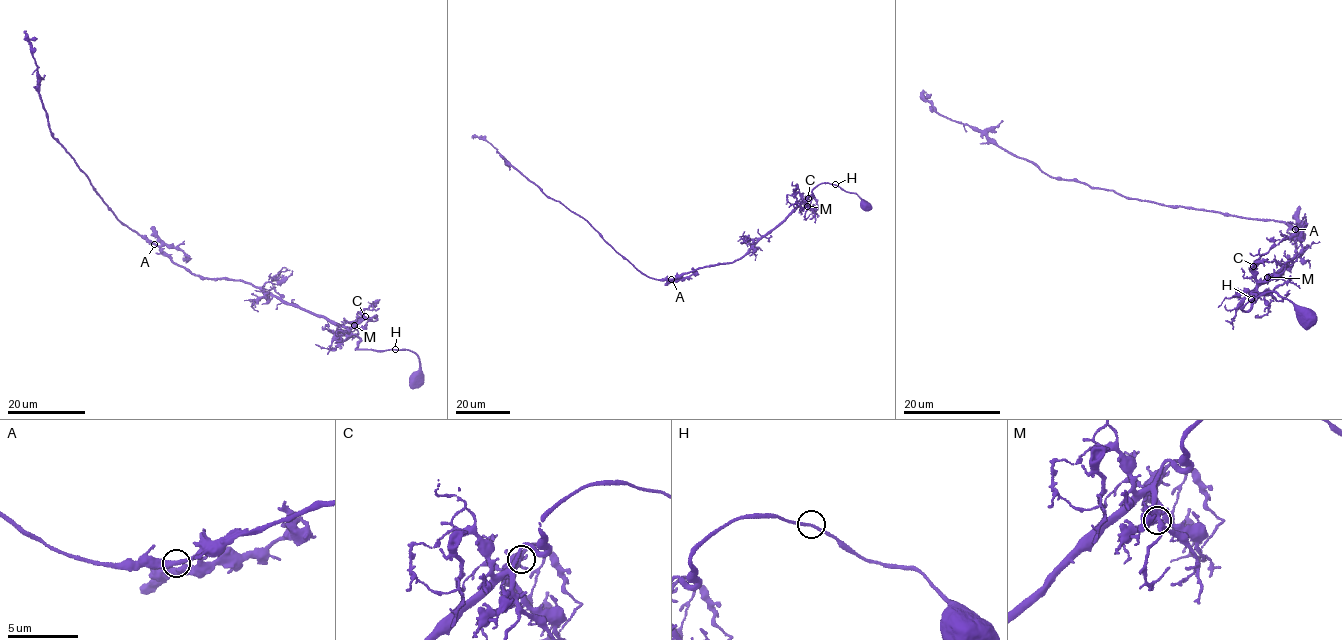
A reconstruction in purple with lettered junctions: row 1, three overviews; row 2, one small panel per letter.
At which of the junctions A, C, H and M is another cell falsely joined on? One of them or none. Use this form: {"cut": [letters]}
{"cut": []}

